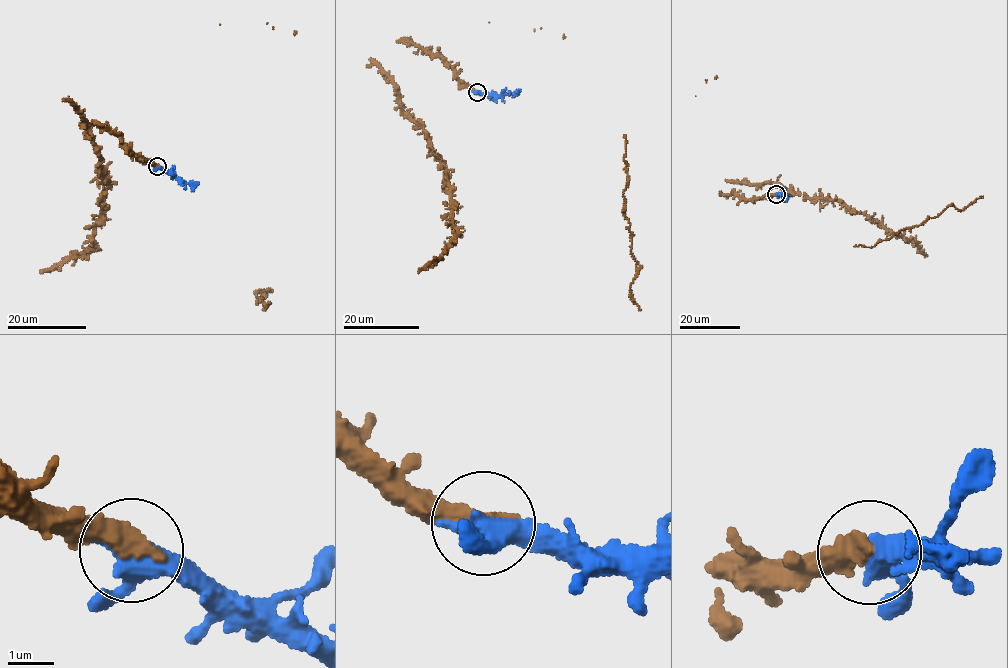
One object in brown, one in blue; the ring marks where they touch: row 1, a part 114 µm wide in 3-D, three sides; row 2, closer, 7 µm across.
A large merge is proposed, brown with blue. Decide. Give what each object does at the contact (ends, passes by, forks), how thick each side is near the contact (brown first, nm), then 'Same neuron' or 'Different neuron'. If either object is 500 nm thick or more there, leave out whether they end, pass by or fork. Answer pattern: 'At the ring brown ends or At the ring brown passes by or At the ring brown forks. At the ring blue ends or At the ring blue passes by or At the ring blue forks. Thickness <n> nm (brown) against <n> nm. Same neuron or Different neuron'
At the ring brown ends. At the ring blue passes by. Thickness 420 nm (brown) against 460 nm. Same neuron

